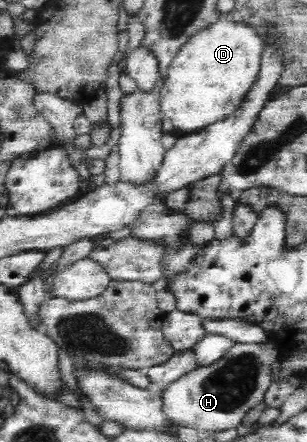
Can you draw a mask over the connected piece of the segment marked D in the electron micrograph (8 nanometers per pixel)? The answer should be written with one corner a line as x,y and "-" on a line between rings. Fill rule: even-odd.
222,16
212,25
206,26
188,38
171,61
166,78
160,89
161,112
171,121
173,129
184,133
196,133
212,125
215,121
226,119
238,109
242,99
258,78
260,55
262,55
262,38
257,30
243,21
233,22

